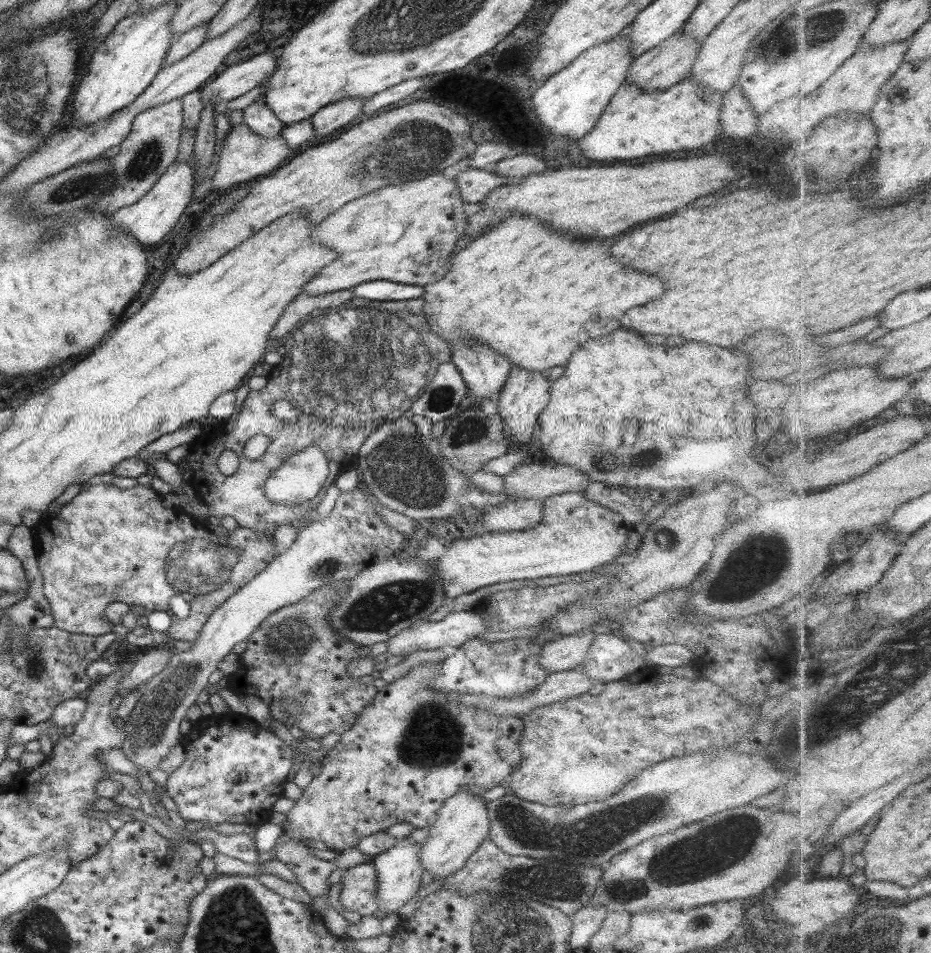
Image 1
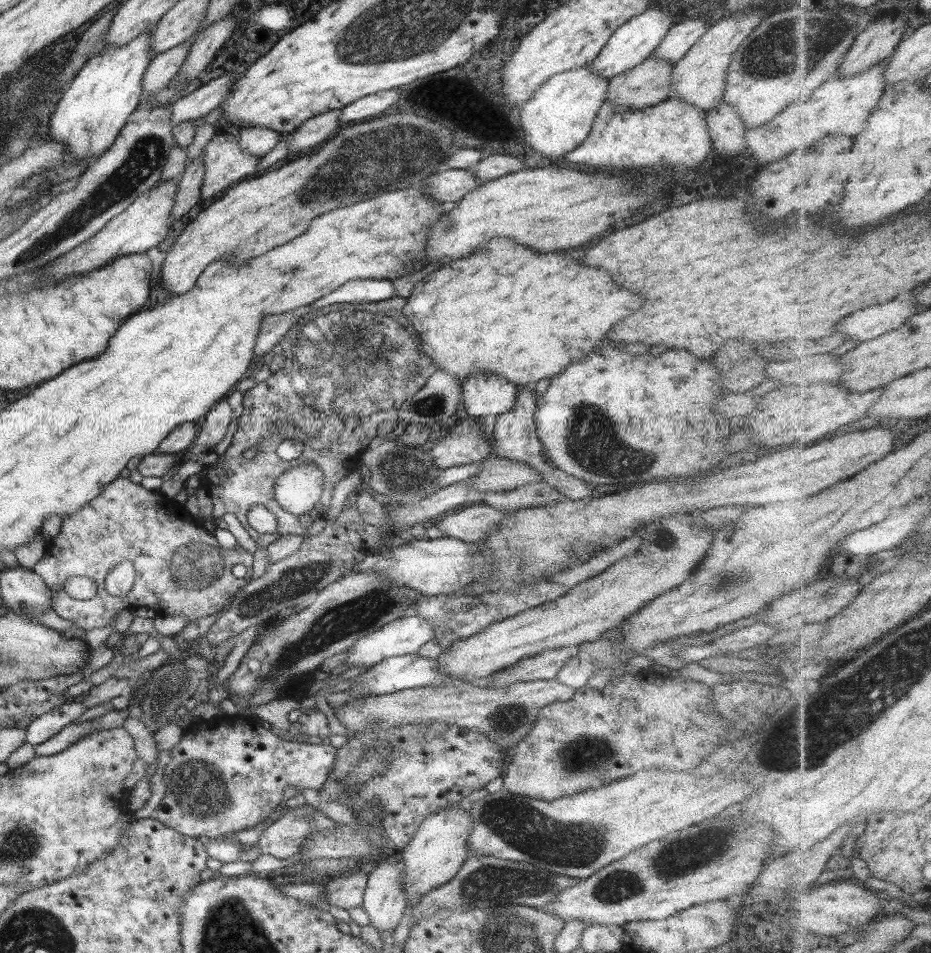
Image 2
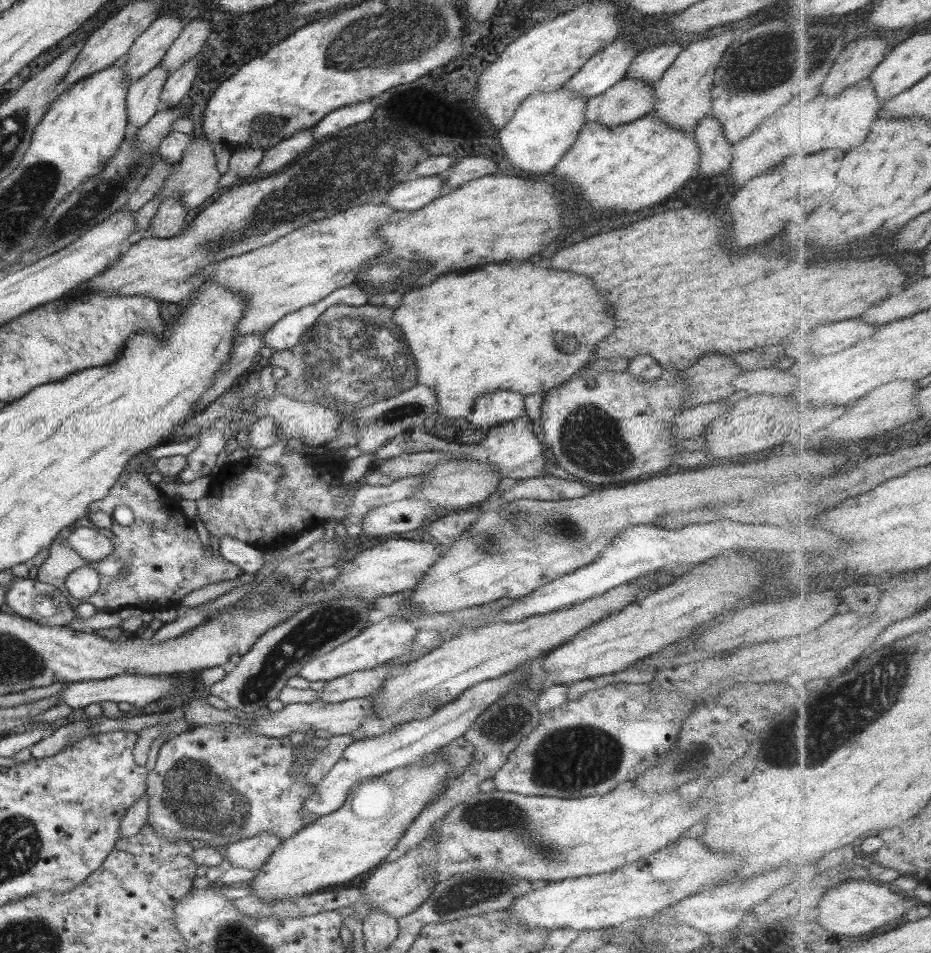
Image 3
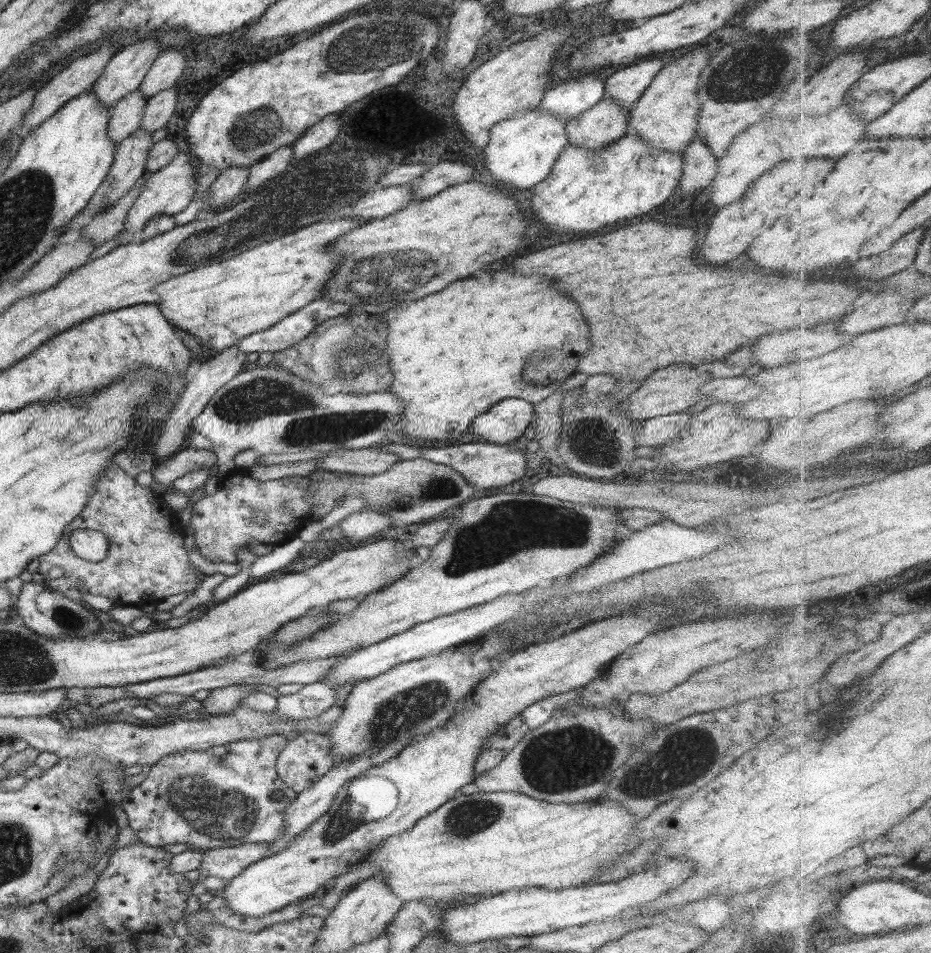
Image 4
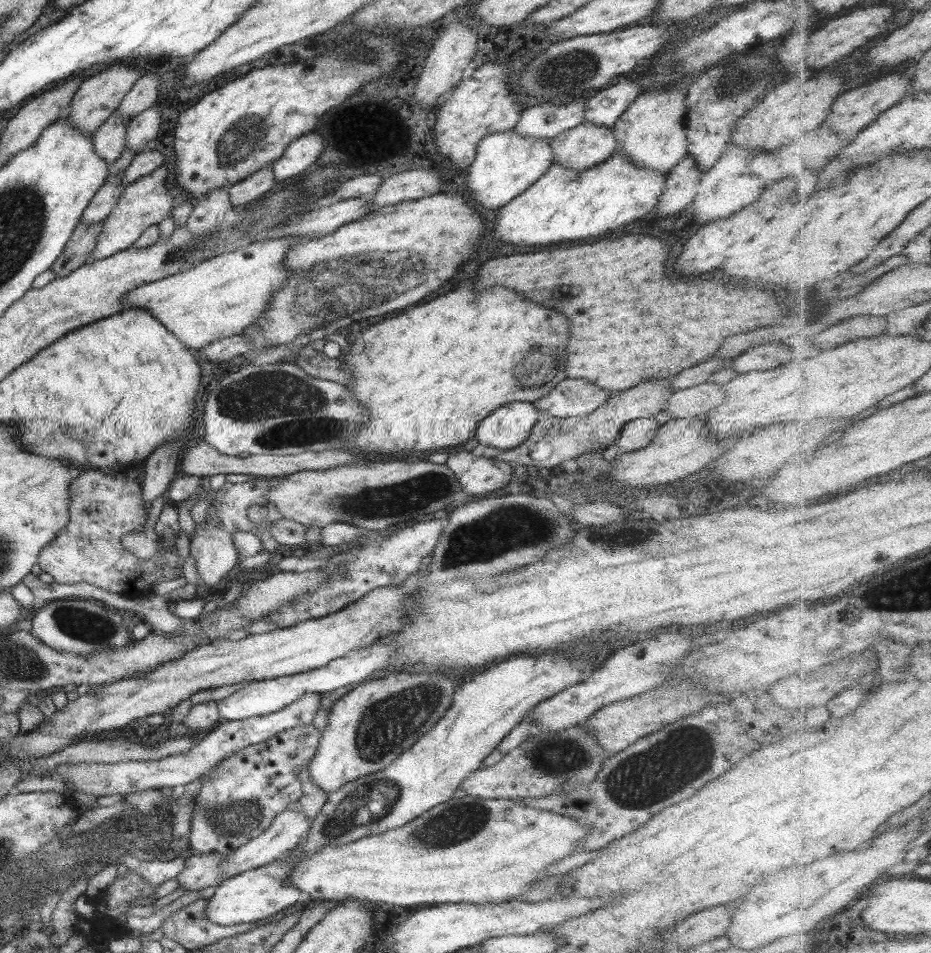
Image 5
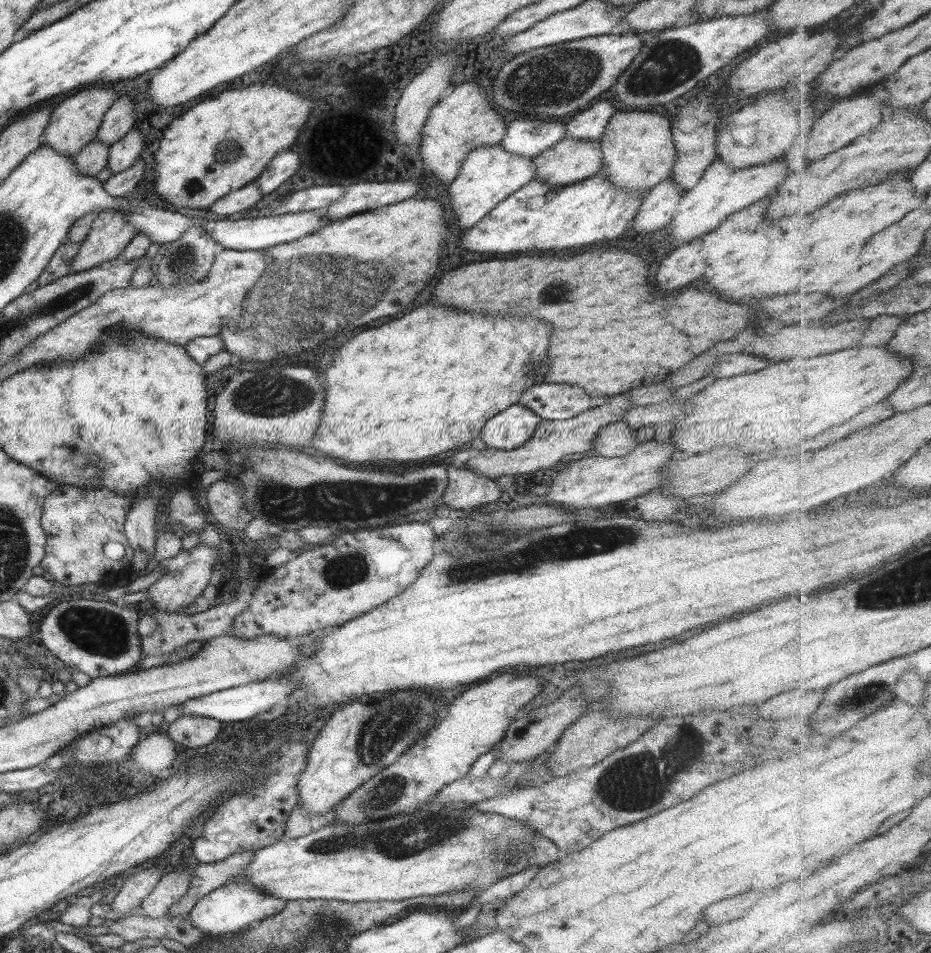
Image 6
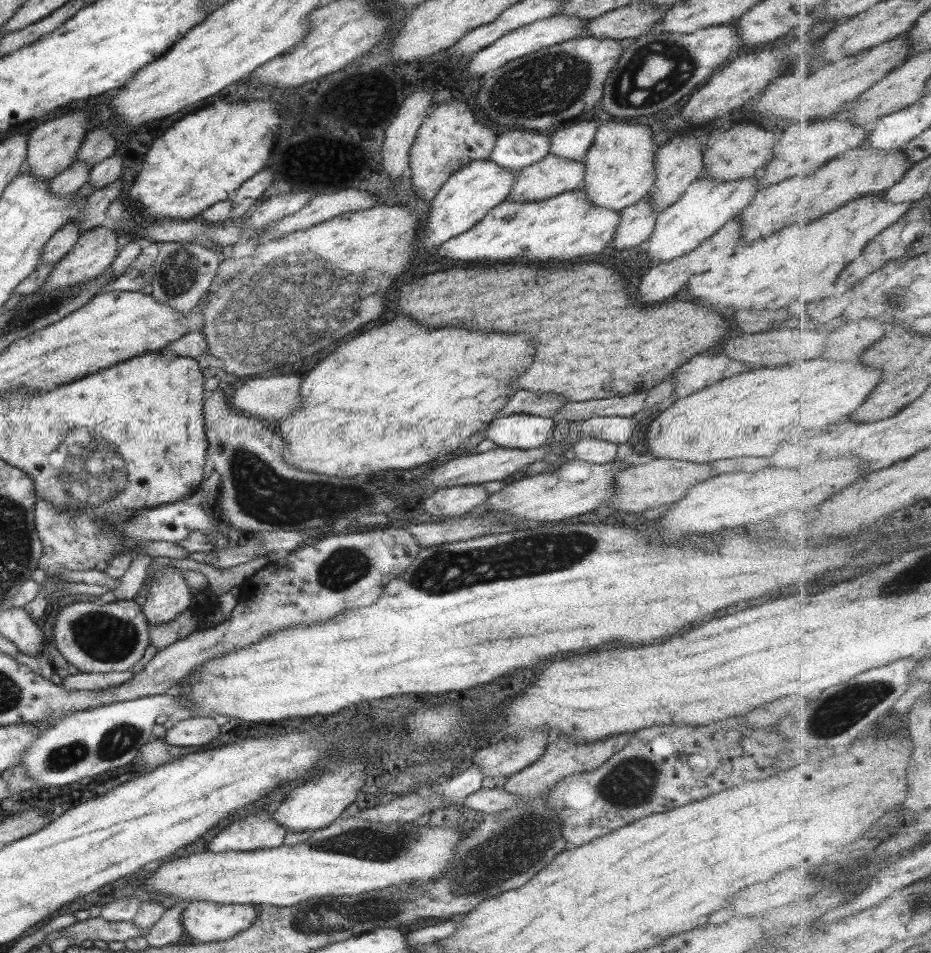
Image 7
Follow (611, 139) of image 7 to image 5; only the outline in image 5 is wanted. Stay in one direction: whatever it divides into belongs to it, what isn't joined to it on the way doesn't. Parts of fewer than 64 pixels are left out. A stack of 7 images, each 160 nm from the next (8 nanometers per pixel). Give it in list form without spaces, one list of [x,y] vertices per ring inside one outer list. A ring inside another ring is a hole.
[[[686,85],[684,88],[653,88],[642,92],[611,127],[618,152],[642,167],[667,173],[686,154]]]

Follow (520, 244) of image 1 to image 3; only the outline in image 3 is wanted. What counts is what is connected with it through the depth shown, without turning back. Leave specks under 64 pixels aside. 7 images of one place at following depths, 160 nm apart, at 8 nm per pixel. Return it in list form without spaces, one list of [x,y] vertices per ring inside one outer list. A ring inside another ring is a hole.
[[[503,262],[483,264],[475,270],[451,272],[432,280],[425,288],[409,290],[392,314],[392,322],[401,330],[404,344],[414,358],[416,384],[435,389],[437,416],[443,414],[451,424],[470,413],[472,402],[479,395],[504,390],[526,396],[560,385],[587,368],[595,358],[595,344],[613,332],[613,316],[607,312],[607,304],[593,282],[585,276],[533,264],[511,266]],[[475,270],[485,278],[473,276]]]

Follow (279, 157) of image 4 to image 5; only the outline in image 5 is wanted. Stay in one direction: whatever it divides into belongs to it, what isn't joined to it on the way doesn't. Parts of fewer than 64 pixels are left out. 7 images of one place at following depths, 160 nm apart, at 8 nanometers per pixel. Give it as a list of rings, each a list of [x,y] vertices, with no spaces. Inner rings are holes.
[[[271,164],[262,166],[243,180],[228,186],[229,204],[234,207],[256,202],[269,193],[273,182],[274,176]]]

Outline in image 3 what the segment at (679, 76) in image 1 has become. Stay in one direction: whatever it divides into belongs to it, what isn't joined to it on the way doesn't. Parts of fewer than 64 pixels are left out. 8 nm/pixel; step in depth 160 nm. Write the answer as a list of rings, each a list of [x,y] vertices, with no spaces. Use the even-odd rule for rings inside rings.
[[[621,79],[612,84],[605,92],[586,100],[585,120],[587,123],[599,123],[604,127],[613,128],[615,125],[630,123],[654,108],[654,84],[628,79]]]

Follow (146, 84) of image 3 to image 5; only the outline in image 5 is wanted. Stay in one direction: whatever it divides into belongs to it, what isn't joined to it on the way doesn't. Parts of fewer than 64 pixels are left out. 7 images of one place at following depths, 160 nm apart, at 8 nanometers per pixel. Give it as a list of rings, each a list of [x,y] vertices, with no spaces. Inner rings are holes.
[[[111,113],[97,130],[91,132],[94,151],[105,162],[113,163],[119,158],[126,141],[128,121],[119,113]]]

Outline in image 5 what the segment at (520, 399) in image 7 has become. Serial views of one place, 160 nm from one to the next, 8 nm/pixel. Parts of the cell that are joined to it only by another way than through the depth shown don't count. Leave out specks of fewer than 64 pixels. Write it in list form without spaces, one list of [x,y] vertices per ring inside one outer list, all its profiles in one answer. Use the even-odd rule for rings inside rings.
[[[561,379],[551,392],[532,404],[543,414],[555,418],[581,416],[593,412],[613,393],[603,390],[585,379]]]

